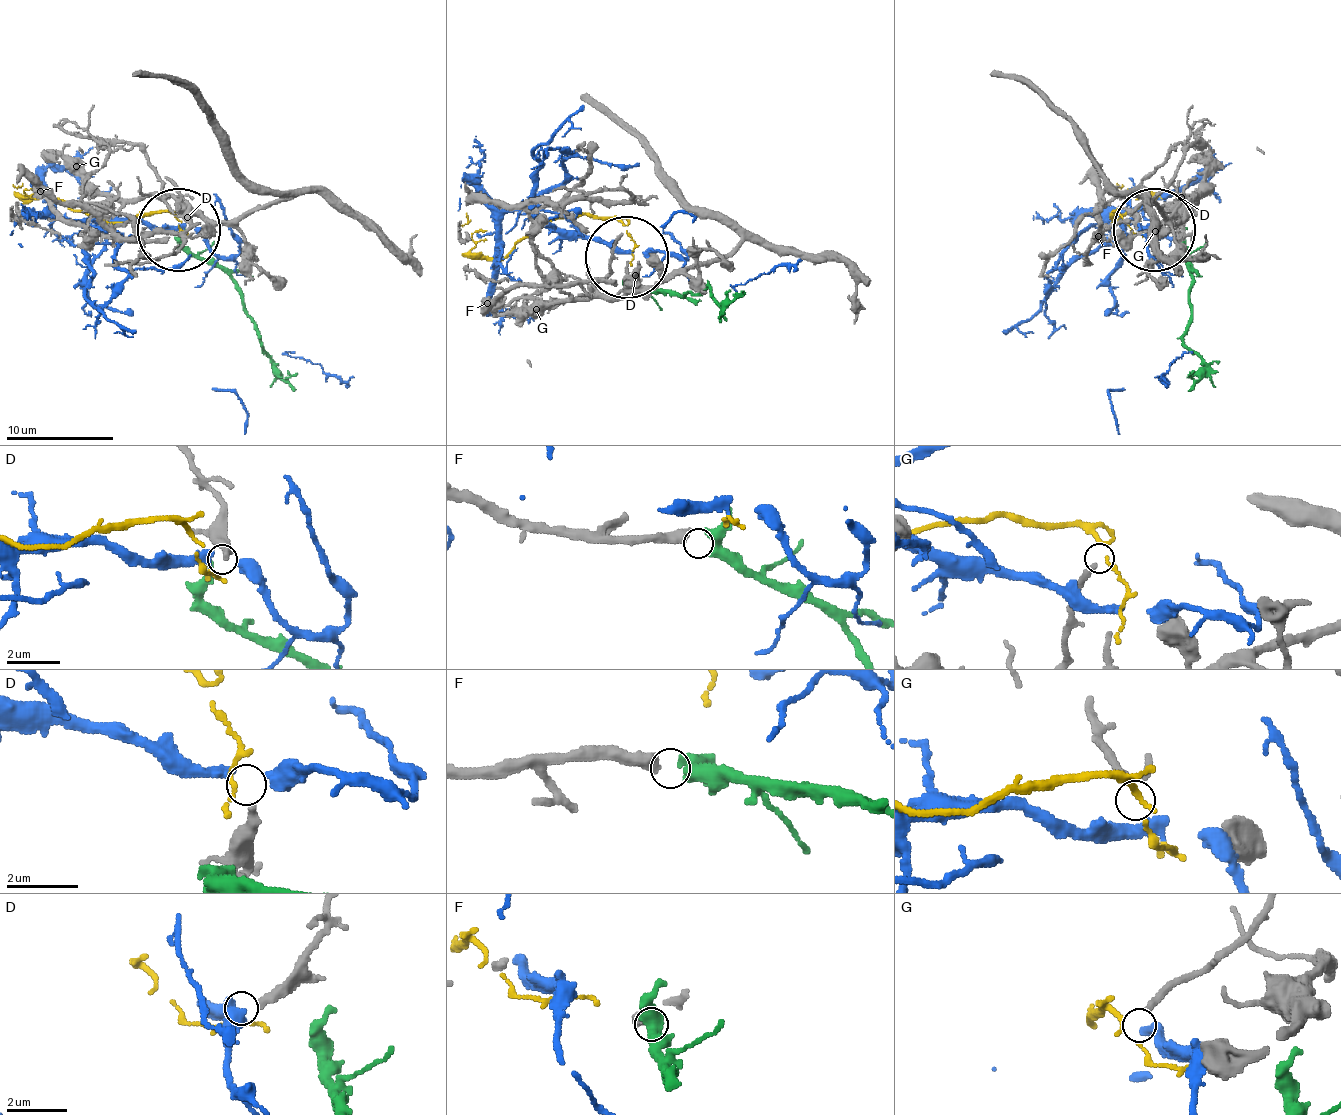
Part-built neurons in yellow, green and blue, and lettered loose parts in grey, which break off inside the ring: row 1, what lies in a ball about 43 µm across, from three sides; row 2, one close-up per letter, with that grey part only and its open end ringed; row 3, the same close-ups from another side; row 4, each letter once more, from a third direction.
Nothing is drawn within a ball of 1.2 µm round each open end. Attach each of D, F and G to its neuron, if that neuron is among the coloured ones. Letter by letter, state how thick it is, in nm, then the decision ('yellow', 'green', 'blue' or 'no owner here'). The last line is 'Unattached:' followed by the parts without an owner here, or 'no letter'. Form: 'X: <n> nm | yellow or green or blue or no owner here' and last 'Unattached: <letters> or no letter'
D: 320 nm | blue
F: 420 nm | green
G: 220 nm | no owner here
Unattached: G

